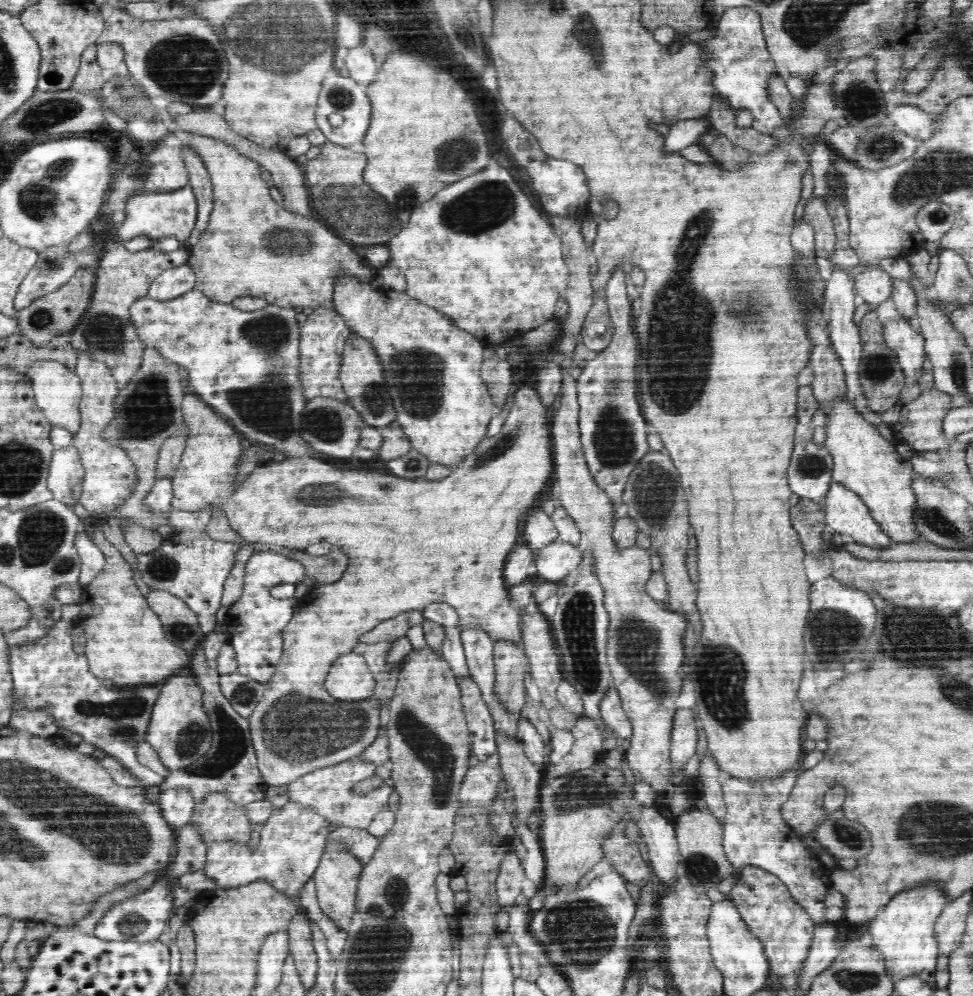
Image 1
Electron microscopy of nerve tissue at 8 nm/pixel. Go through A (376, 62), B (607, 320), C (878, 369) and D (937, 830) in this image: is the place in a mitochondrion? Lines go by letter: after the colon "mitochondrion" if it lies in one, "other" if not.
A: other
B: other
C: mitochondrion
D: mitochondrion

